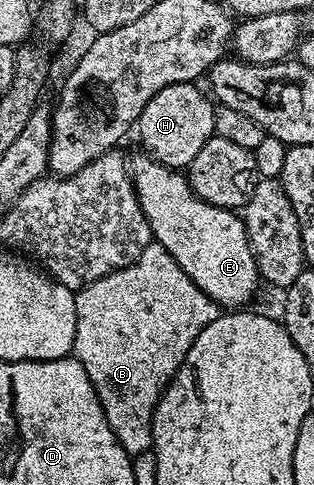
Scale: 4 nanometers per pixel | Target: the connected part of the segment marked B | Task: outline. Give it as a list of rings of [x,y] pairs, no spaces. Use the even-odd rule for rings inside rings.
[[[152,243],[129,267],[113,271],[78,290],[75,310],[77,331],[73,356],[85,367],[85,375],[89,375],[97,391],[113,435],[126,453],[148,452],[151,449],[151,420],[159,397],[170,385],[200,331],[221,316],[221,306],[195,286],[165,247]]]

